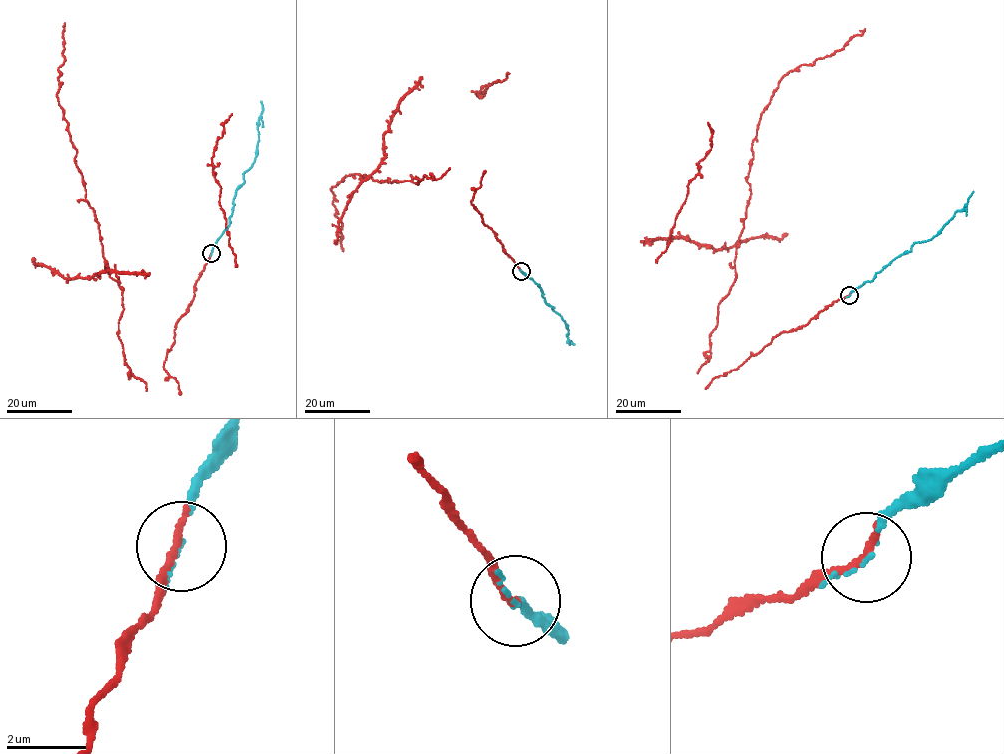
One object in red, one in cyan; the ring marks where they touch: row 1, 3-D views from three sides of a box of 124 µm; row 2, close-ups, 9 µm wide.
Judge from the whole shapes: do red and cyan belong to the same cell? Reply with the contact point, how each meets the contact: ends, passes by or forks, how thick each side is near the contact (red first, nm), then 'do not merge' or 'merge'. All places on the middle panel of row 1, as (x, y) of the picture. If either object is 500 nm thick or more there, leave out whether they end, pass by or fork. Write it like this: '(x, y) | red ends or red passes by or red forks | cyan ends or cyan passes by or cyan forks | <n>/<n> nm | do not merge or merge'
(521, 271) | red ends | cyan passes by | 200/50 nm | merge

